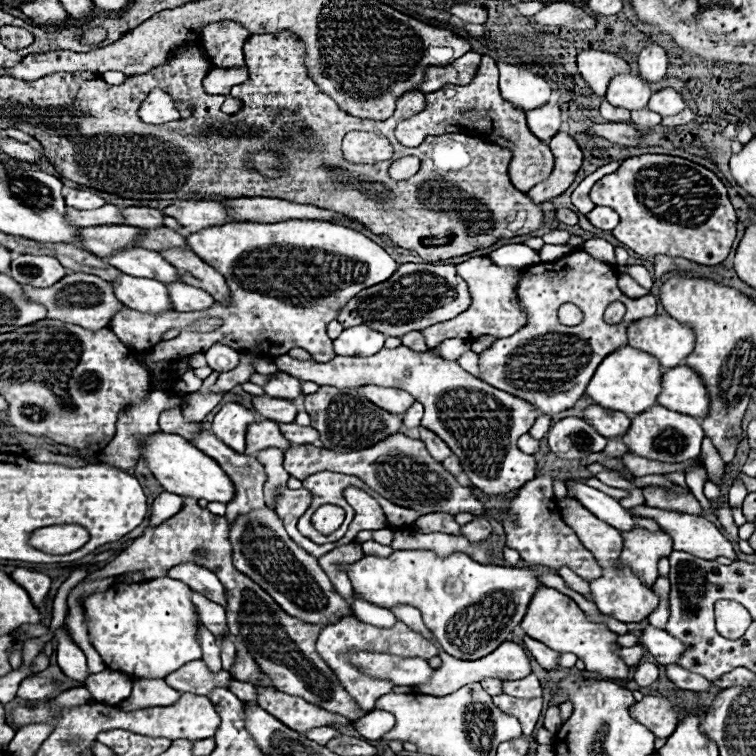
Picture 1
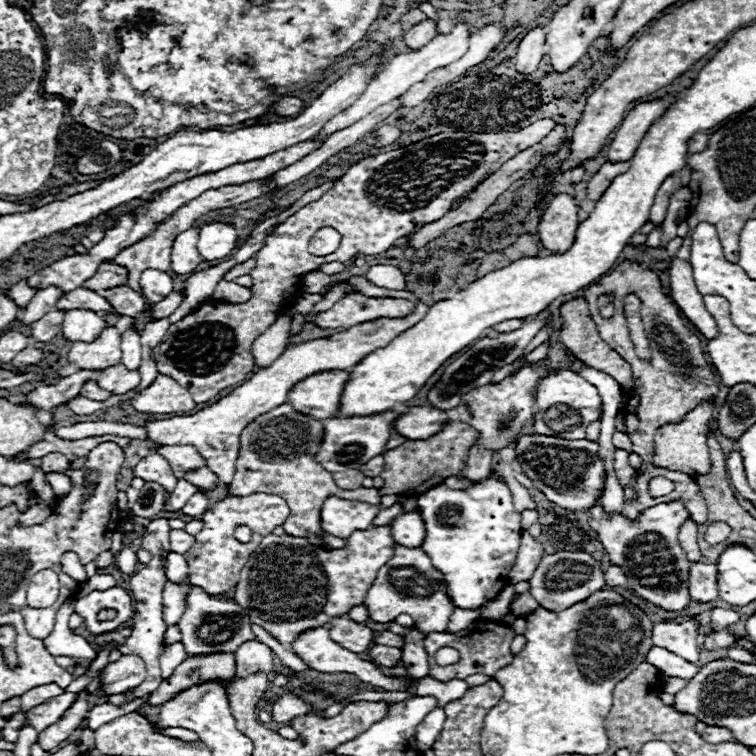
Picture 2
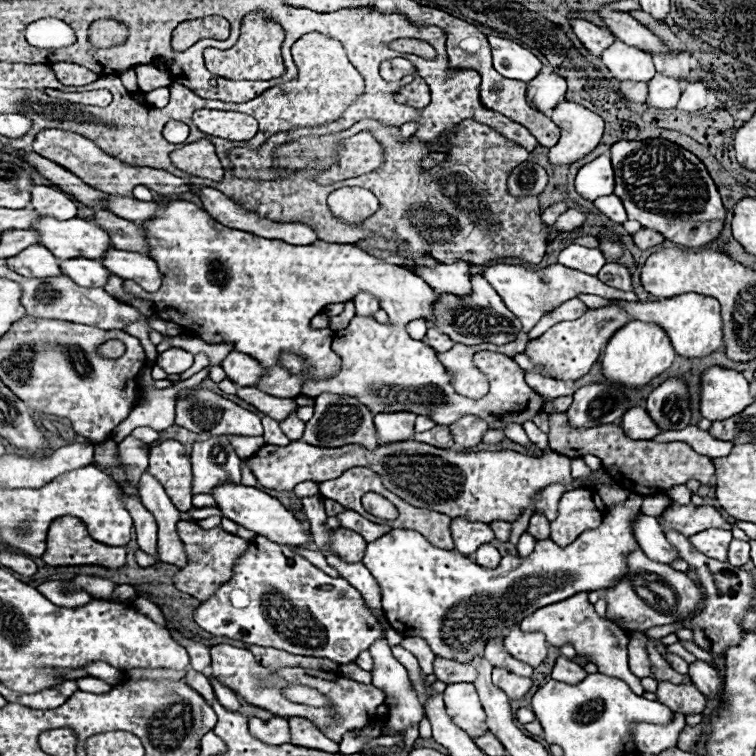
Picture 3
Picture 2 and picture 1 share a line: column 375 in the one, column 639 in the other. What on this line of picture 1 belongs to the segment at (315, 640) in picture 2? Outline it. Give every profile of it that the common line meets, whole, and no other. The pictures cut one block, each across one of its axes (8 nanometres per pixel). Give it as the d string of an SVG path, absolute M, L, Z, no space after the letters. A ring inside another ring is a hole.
M642 662L636 666L636 672L634 672L634 682L638 686L650 686L654 680L658 678L658 668L650 662Z

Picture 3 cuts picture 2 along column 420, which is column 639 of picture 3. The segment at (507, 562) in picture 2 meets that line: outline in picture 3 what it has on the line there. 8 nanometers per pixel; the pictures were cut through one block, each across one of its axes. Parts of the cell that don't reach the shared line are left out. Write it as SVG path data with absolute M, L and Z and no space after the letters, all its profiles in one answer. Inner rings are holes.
M630 494L628 500L606 506L602 524L582 532L574 544L562 548L552 540L538 540L528 558L504 556L496 570L474 564L456 550L432 546L414 530L392 530L370 542L362 564L380 586L382 608L390 626L400 626L402 636L418 636L442 658L470 662L484 652L484 644L504 630L514 628L530 612L566 600L578 592L612 588L626 576L626 556L638 550L632 534L634 520L642 514L644 496Z

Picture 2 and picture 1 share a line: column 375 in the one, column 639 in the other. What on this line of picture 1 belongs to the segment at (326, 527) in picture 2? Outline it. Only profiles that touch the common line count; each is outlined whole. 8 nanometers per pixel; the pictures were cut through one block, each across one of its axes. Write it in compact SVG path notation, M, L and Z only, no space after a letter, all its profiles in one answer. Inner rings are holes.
M650 506L630 508L630 514L634 518L650 518L650 520L654 520L662 530L666 530L666 534L674 542L674 550L678 550L678 552L690 552L692 556L698 556L698 558L704 558L704 560L714 560L718 556L726 556L730 560L738 560L738 556L736 556L732 544L726 540L726 536L712 522L708 522L704 516L668 512L668 510L658 510L658 508L650 508Z

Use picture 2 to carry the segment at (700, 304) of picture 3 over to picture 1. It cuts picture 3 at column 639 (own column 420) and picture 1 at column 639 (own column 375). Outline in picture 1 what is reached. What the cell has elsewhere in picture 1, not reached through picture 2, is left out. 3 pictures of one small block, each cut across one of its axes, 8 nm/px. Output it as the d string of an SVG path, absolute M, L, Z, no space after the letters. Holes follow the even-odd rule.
M652 316L632 322L628 344L654 356L662 368L676 368L694 348L694 332L670 316Z

